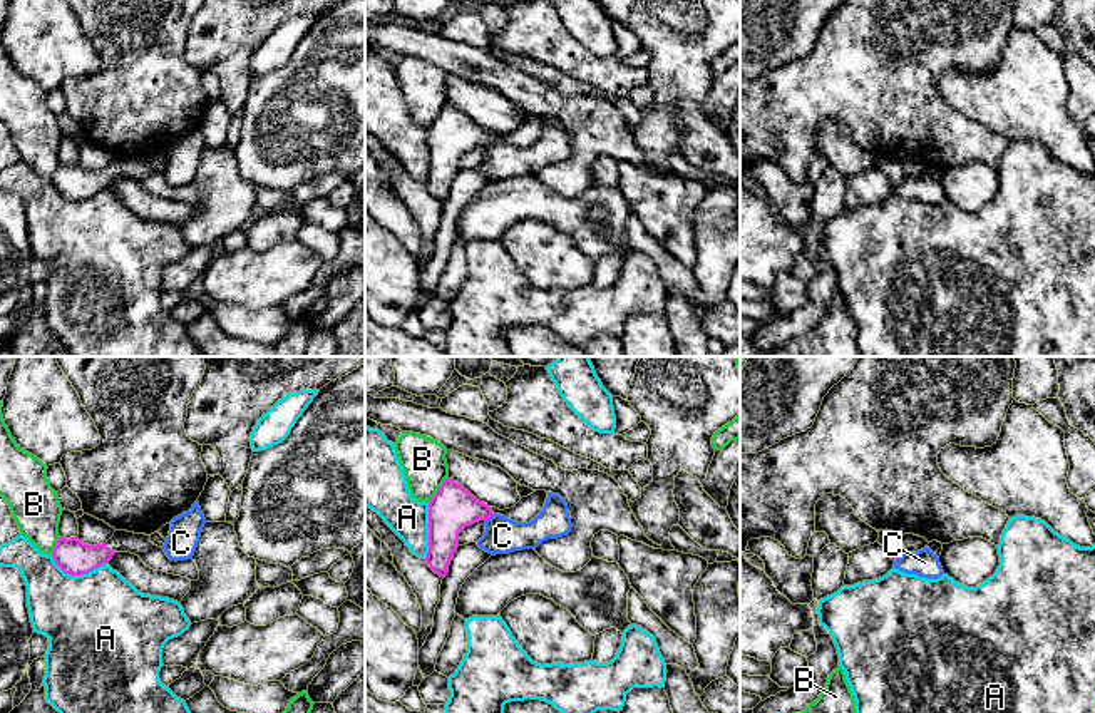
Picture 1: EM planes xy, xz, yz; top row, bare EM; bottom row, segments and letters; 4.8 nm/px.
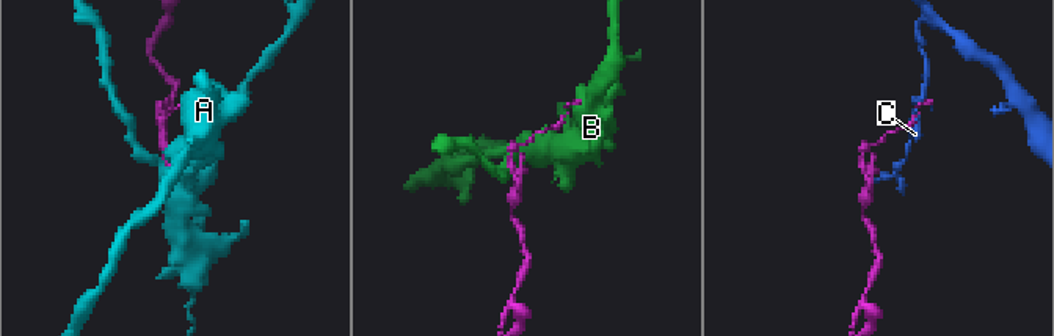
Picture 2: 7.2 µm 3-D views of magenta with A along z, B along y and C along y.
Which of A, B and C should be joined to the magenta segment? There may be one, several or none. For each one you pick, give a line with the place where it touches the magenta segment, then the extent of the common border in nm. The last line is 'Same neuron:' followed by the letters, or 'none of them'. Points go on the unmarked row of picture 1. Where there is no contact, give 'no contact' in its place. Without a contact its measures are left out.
Same neuron: none of them

